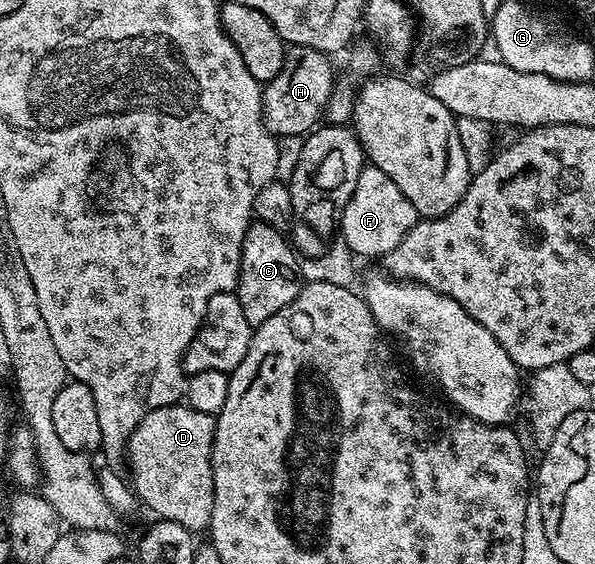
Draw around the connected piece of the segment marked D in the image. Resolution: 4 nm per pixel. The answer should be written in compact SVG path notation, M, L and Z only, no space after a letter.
M188 404L160 406L148 410L143 420L129 437L127 463L133 473L132 489L142 503L145 502L157 513L158 519L174 522L190 532L208 531L211 520L211 508L215 500L213 491L213 433L217 423L214 415L207 412L195 412Z

